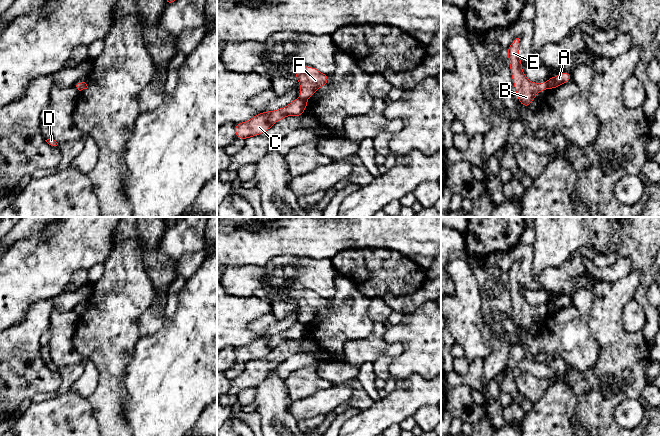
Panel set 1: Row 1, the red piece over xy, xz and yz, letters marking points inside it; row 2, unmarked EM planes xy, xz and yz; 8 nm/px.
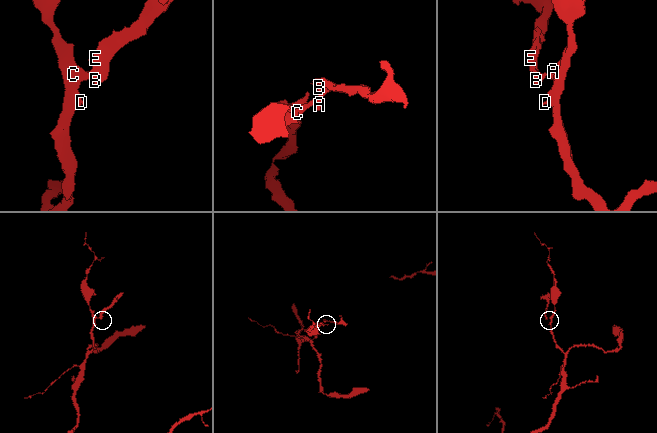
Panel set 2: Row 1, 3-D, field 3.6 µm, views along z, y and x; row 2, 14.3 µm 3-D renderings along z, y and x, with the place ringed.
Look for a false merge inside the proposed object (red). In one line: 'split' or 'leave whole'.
split

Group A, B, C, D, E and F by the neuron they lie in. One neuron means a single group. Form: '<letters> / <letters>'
A C D / B E F

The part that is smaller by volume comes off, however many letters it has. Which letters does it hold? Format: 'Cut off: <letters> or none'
Cut off: B, E, F

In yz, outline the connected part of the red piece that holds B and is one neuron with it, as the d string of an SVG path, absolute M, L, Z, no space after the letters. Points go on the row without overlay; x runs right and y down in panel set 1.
M516 262L507 273L509 290L511 293L511 301L516 315L516 320L522 331L529 331L532 325L536 323L536 317L545 314L545 307L531 306L525 300L521 289L522 285L519 280L519 274L519 262Z

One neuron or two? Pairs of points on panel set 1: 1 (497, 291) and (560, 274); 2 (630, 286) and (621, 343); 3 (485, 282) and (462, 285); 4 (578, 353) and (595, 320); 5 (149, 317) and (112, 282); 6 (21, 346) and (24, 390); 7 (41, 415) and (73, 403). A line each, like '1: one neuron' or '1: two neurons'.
1: two neurons
2: one neuron
3: two neurons
4: two neurons
5: two neurons
6: one neuron
7: one neuron

